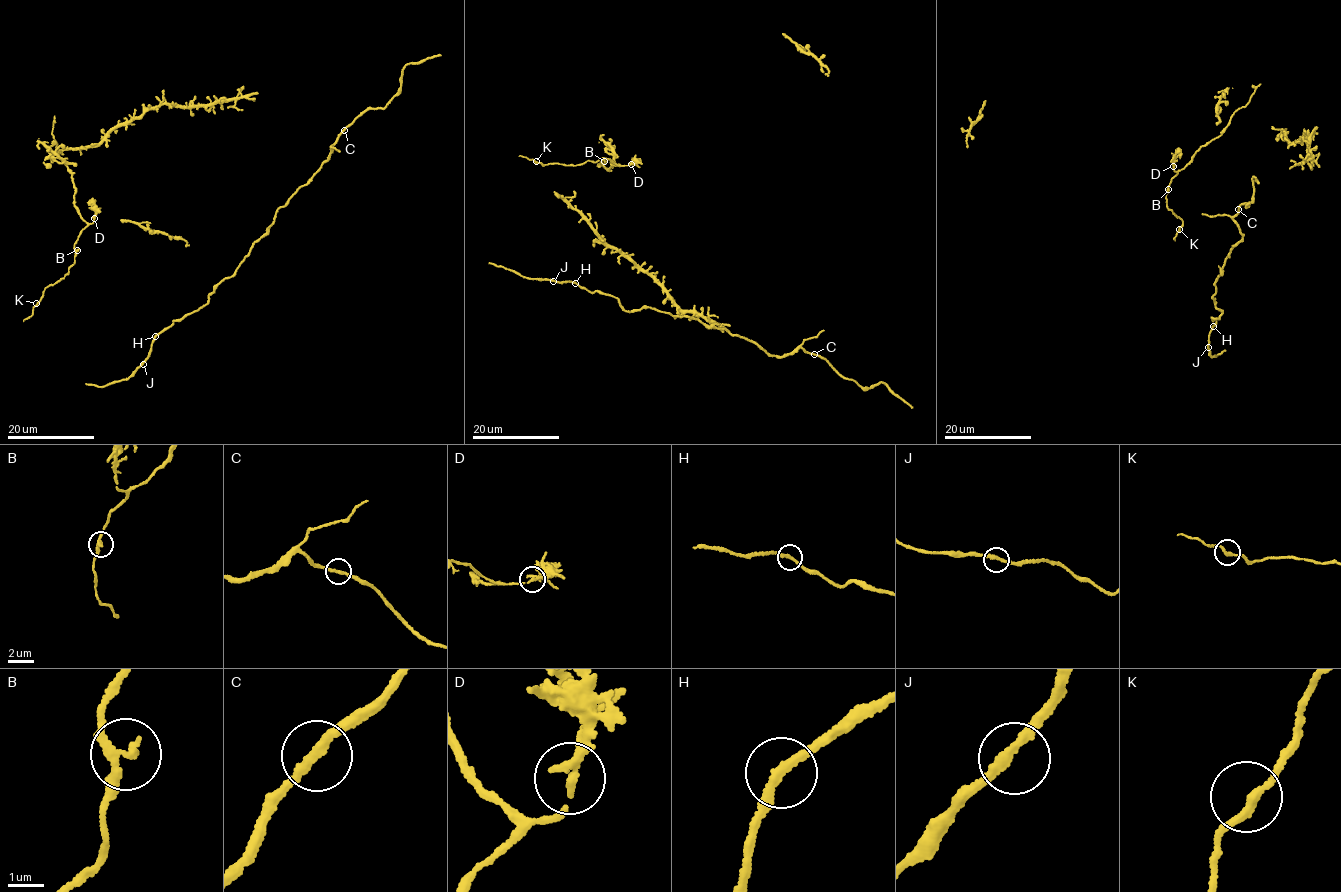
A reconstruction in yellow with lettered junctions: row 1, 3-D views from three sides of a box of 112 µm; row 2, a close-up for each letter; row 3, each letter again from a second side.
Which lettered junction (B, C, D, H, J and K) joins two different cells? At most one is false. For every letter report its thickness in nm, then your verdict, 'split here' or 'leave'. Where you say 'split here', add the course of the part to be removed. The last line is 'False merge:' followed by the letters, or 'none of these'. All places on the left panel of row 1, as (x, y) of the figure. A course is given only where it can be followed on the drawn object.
B: 220 nm thick; leave
C: 240 nm thick; leave
D: 220 nm thick; split here; foreign part runs (93, 219), (92, 197)
H: 240 nm thick; leave
J: 240 nm thick; leave
K: 220 nm thick; leave
False merge: D

